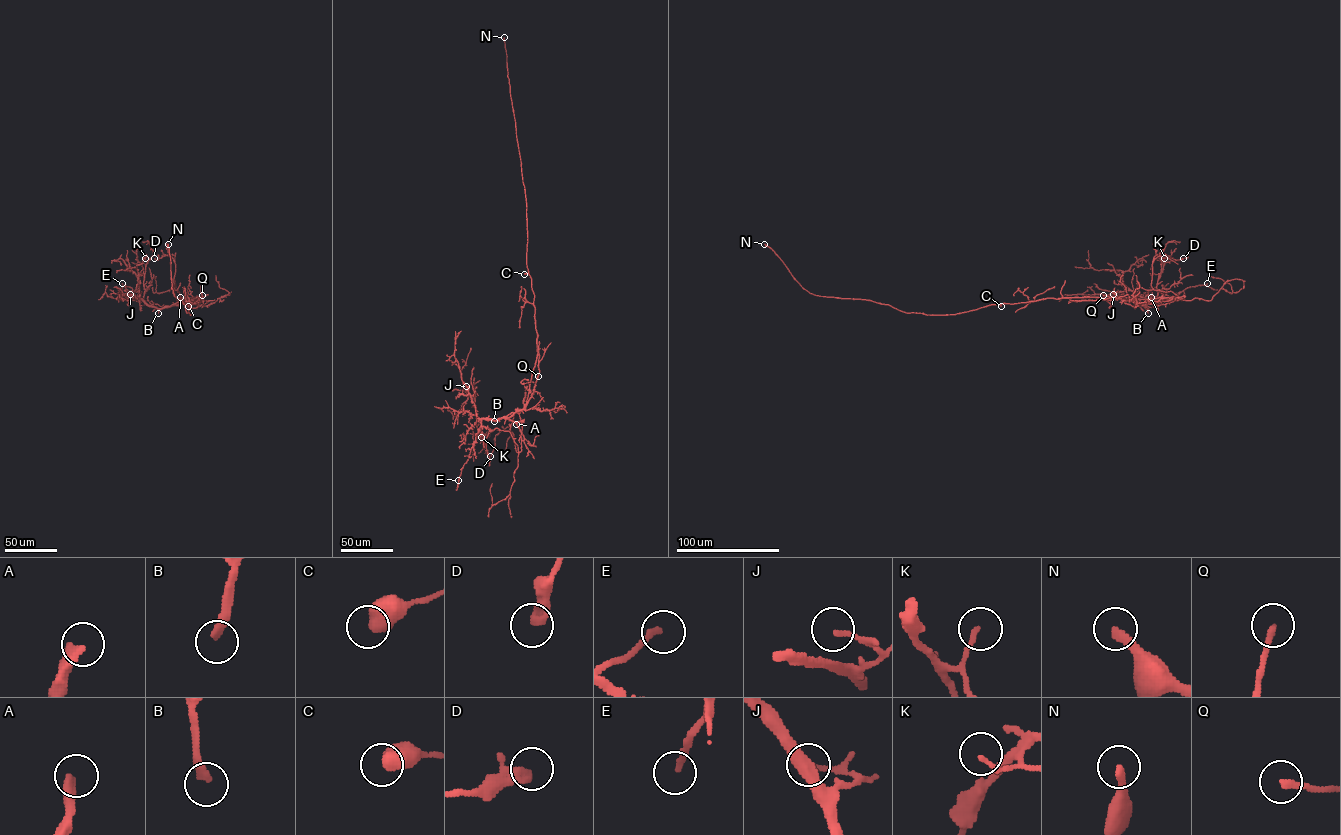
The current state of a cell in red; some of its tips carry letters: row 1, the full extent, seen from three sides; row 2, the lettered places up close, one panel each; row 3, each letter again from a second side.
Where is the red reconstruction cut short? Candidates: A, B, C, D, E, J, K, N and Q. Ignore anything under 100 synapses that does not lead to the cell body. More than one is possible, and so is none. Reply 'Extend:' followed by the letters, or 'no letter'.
Extend: A, B, N

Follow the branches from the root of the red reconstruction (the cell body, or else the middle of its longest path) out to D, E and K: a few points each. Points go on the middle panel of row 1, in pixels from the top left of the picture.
D: (532, 287), (537, 355), (526, 404), (519, 414), (521, 450), (516, 451), (509, 424), (495, 435), (490, 456)
E: (532, 287), (537, 355), (526, 406), (508, 417), (482, 420), (458, 480)
K: (532, 287), (537, 355), (526, 406), (508, 417), (483, 419), (477, 436), (481, 437)

